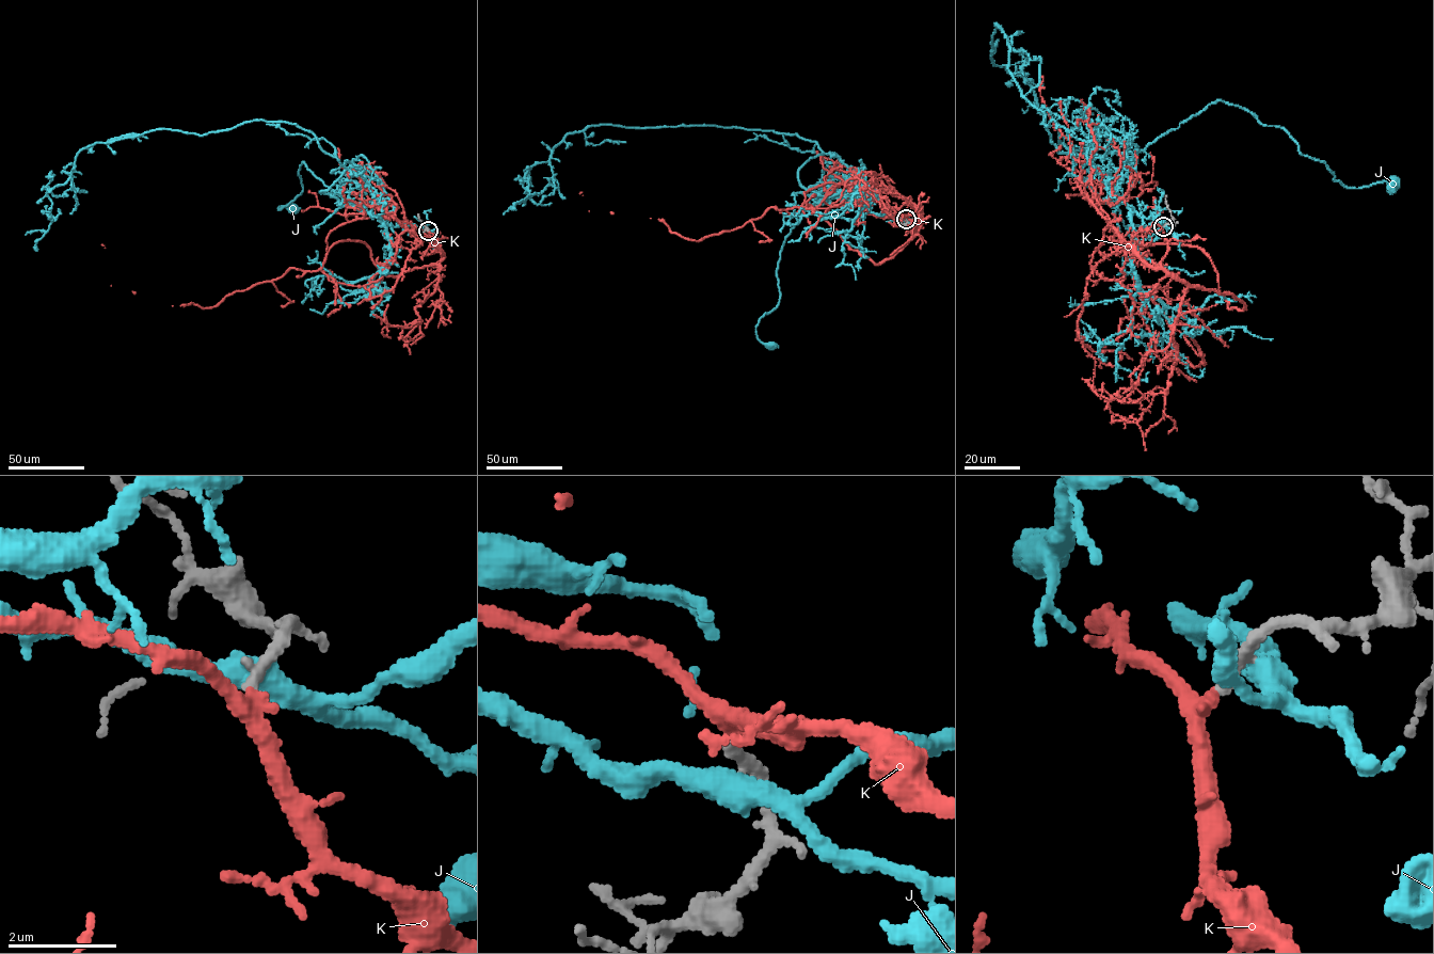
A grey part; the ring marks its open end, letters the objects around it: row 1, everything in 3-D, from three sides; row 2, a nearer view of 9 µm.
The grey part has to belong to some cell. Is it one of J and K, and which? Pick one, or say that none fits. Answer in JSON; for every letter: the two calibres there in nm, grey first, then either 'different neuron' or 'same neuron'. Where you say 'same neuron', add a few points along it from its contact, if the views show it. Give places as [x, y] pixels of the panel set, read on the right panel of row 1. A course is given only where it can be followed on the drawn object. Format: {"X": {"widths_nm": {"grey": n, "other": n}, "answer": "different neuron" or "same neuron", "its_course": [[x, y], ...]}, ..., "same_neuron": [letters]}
{"J": {"widths_nm": {"grey": 320, "other": 460}, "answer": "different neuron"}, "K": {"widths_nm": {"grey": 240, "other": 280}, "answer": "same neuron", "its_course": [[1163, 226], [1162, 267], [1243, 303], [1198, 248], [1137, 253], [1141, 297], [1197, 366], [1161, 362], [1116, 251]]}, "same_neuron": ["K"]}

